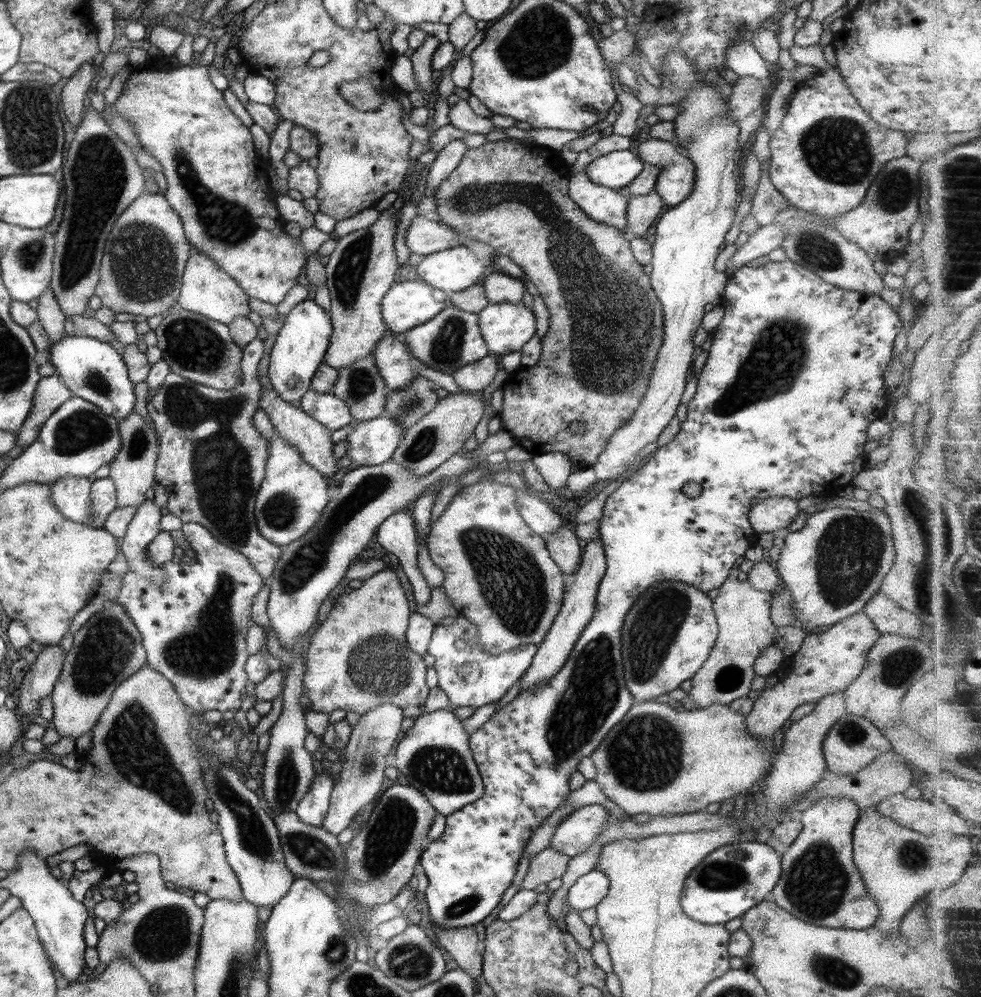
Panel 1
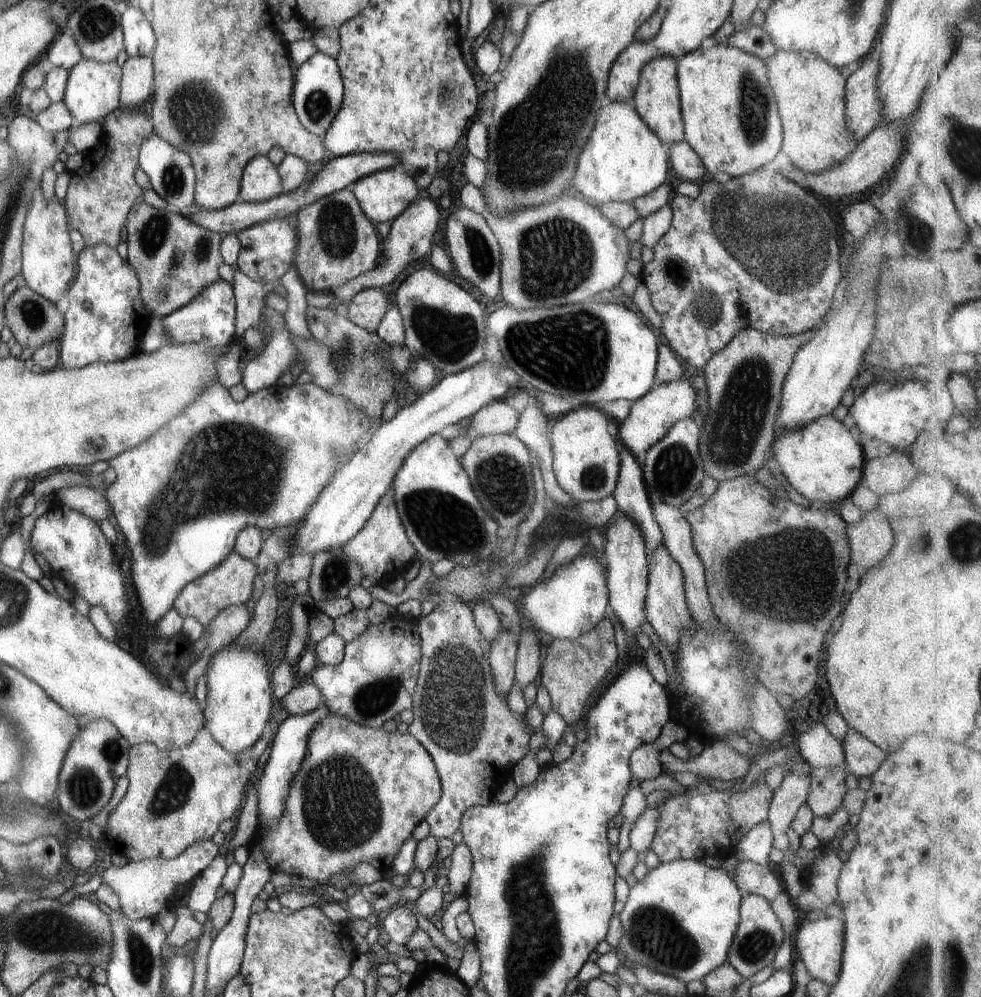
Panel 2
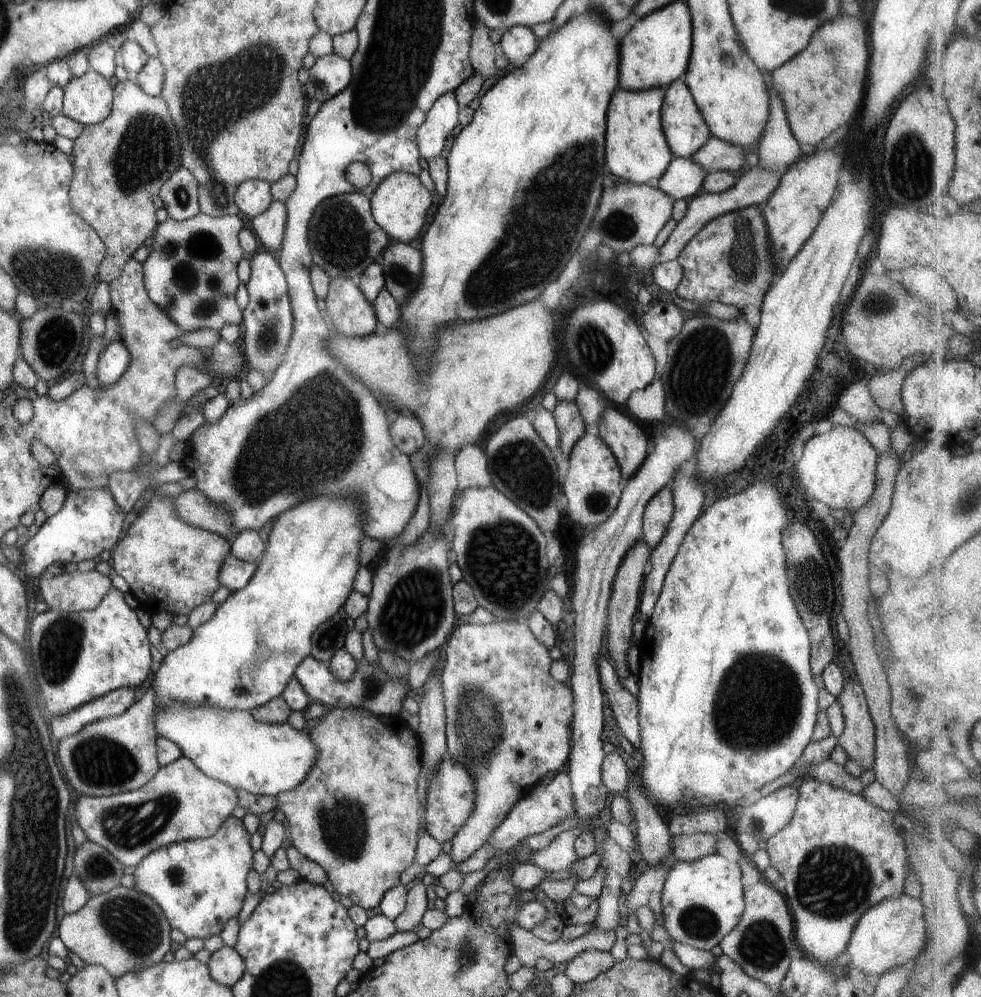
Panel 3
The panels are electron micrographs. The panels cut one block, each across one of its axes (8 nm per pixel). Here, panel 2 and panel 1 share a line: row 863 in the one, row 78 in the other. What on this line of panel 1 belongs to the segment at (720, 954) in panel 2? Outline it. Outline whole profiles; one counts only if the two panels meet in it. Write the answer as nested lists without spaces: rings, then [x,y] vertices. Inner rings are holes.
[[[669,50],[661,58],[659,68],[657,75],[662,82],[688,90],[687,99],[676,105],[680,109],[679,114],[671,122],[675,127],[674,143],[684,147],[687,160],[695,167],[695,182],[689,196],[665,212],[655,224],[655,233],[650,240],[652,257],[648,276],[651,288],[662,306],[663,341],[641,403],[633,411],[629,422],[609,436],[607,445],[591,466],[596,481],[615,479],[624,471],[628,473],[627,468],[633,464],[639,450],[655,442],[661,430],[675,415],[687,382],[687,370],[692,369],[691,356],[698,351],[691,336],[699,328],[701,317],[705,314],[705,304],[721,303],[729,277],[715,271],[713,262],[723,241],[729,241],[725,234],[732,228],[737,201],[740,201],[740,192],[737,192],[736,177],[733,174],[740,153],[736,142],[738,126],[726,118],[726,100],[713,89],[713,85],[703,80],[703,75],[697,75],[692,70],[691,62],[679,50]]]

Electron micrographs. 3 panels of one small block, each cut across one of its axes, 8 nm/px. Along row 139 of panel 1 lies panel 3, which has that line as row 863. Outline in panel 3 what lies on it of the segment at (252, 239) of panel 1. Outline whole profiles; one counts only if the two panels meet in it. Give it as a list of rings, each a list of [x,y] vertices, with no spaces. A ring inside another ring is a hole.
[[[230,815],[208,838],[167,844],[147,854],[133,870],[133,889],[155,902],[170,928],[178,930],[187,939],[219,935],[224,923],[239,913],[246,896],[245,878],[252,868],[253,854],[249,840],[250,835],[244,830],[242,820]]]

